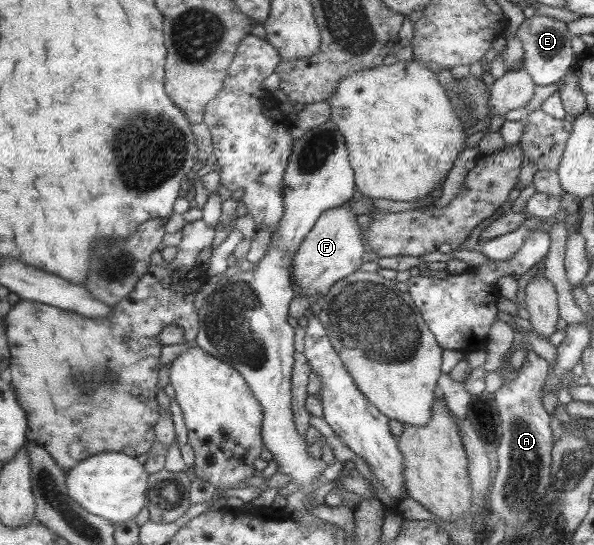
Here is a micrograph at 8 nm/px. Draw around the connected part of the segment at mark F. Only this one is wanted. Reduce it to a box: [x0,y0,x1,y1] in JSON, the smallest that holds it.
[292,203,363,296]

